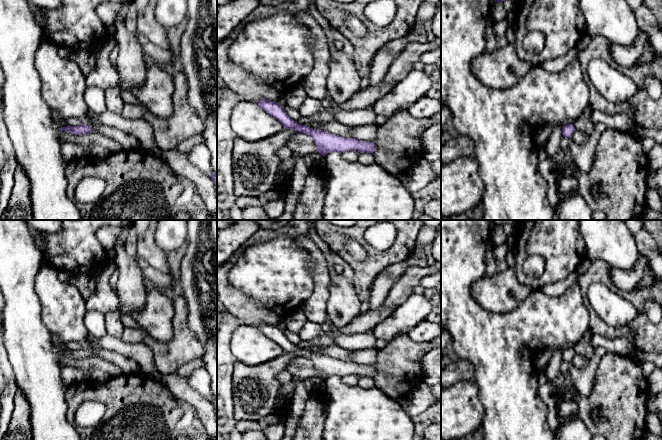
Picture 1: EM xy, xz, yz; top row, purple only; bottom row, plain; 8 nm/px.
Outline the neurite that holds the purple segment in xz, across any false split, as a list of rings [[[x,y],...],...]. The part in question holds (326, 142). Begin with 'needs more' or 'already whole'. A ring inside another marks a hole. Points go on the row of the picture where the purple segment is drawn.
already whole; [[[261,99],[256,102],[268,114],[276,118],[284,126],[284,129],[294,129],[300,133],[310,135],[315,141],[318,153],[323,157],[330,152],[339,152],[342,154],[347,151],[358,151],[360,153],[369,152],[374,154],[377,149],[373,142],[362,141],[356,138],[346,138],[328,131],[315,130],[307,125],[298,124],[286,114],[282,105],[274,101]]]

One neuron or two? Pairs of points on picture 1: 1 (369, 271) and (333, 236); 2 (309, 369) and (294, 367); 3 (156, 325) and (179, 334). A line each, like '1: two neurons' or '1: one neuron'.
1: one neuron
2: one neuron
3: two neurons

